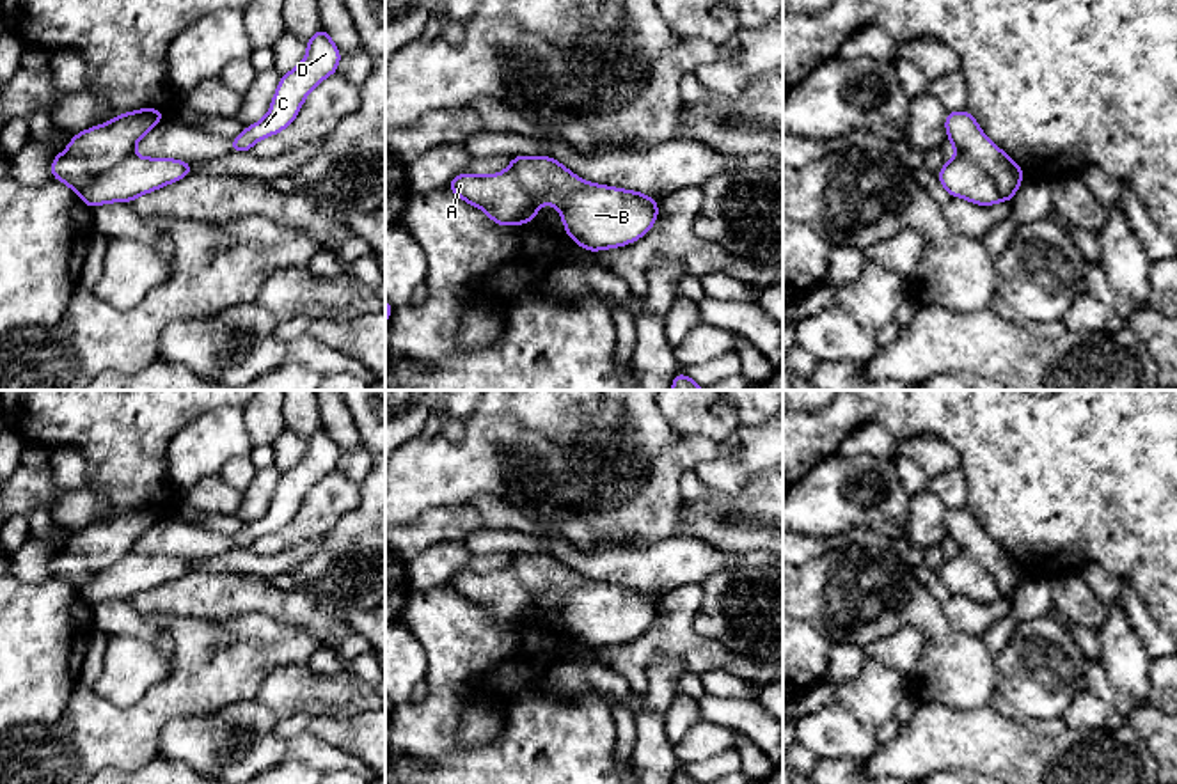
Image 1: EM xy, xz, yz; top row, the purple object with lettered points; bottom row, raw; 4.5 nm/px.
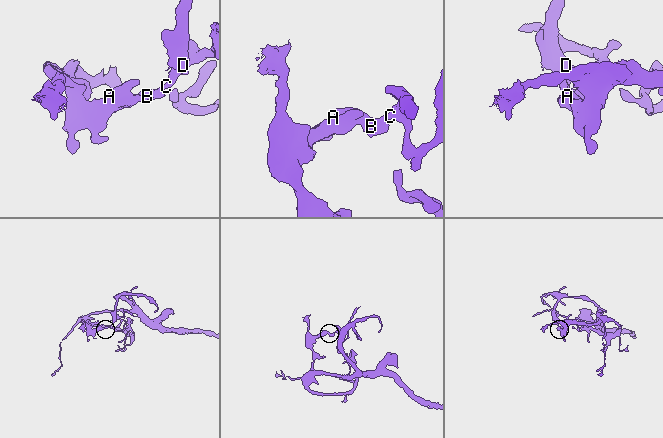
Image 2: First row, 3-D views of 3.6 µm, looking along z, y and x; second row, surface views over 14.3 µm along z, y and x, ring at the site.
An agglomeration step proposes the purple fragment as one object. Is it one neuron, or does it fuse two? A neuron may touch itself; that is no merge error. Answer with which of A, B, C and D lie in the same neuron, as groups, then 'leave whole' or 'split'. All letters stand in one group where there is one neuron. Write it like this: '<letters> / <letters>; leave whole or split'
A / B C D; split

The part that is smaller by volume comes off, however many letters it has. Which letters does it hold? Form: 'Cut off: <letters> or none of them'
Cut off: A

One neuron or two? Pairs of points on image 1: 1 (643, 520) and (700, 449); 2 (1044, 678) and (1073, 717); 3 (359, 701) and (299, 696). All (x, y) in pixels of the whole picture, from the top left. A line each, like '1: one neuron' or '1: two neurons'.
1: one neuron
2: two neurons
3: one neuron

